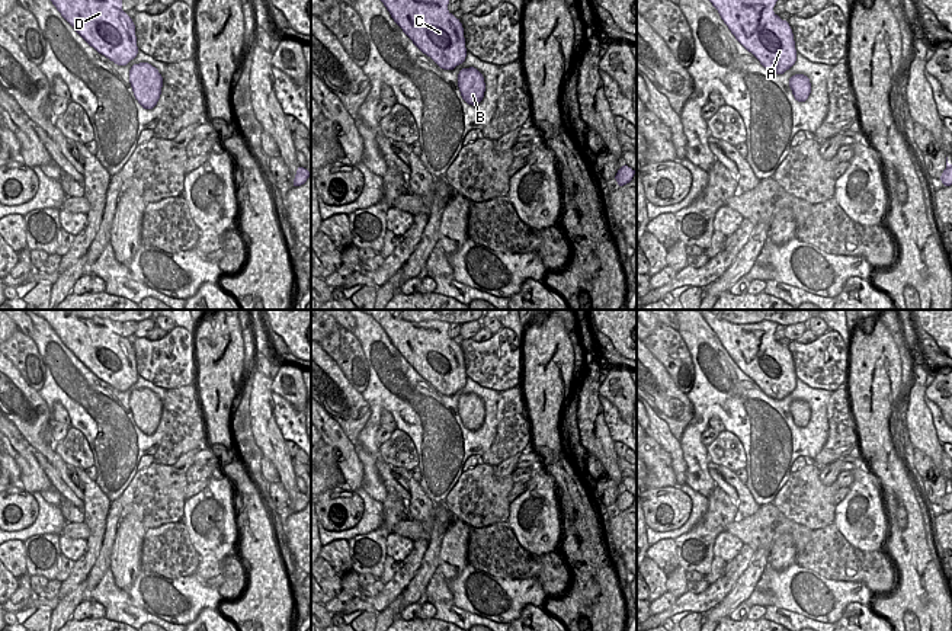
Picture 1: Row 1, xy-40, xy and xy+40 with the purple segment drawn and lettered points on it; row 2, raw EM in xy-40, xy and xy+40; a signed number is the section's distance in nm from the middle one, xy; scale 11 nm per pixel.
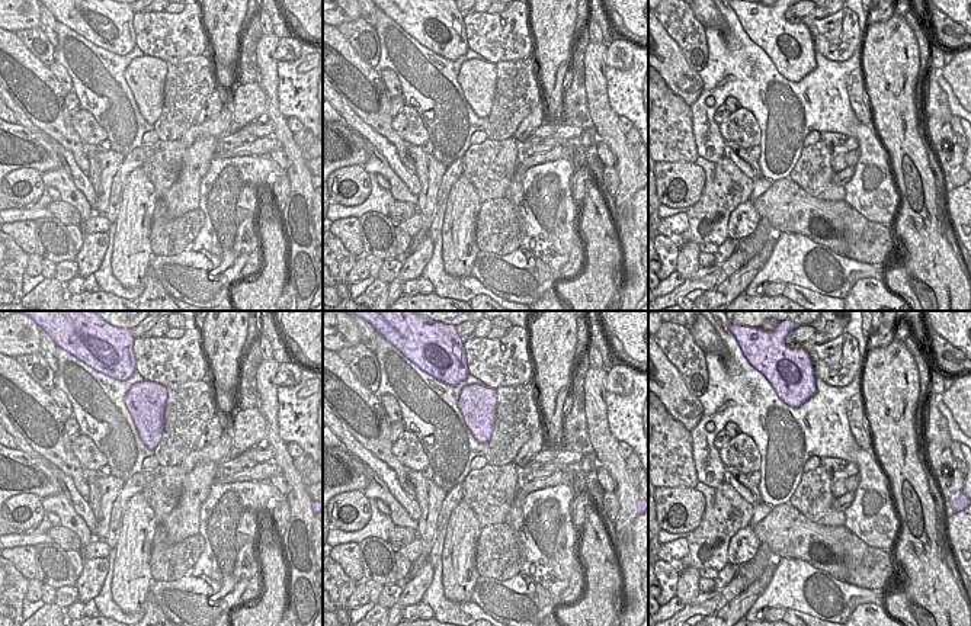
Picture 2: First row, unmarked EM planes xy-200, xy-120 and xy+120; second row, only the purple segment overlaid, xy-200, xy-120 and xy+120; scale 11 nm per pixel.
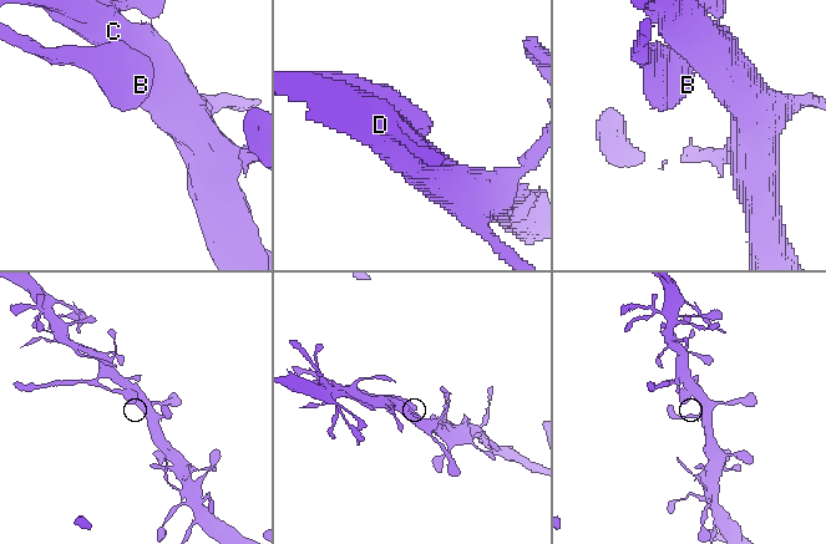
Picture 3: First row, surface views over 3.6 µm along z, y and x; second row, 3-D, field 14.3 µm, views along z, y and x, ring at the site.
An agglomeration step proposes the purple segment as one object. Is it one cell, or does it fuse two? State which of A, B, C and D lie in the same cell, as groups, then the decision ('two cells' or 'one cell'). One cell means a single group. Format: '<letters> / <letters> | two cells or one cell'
A B C D | one cell

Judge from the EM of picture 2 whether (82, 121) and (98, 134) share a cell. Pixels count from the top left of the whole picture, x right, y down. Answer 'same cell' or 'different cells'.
same cell

